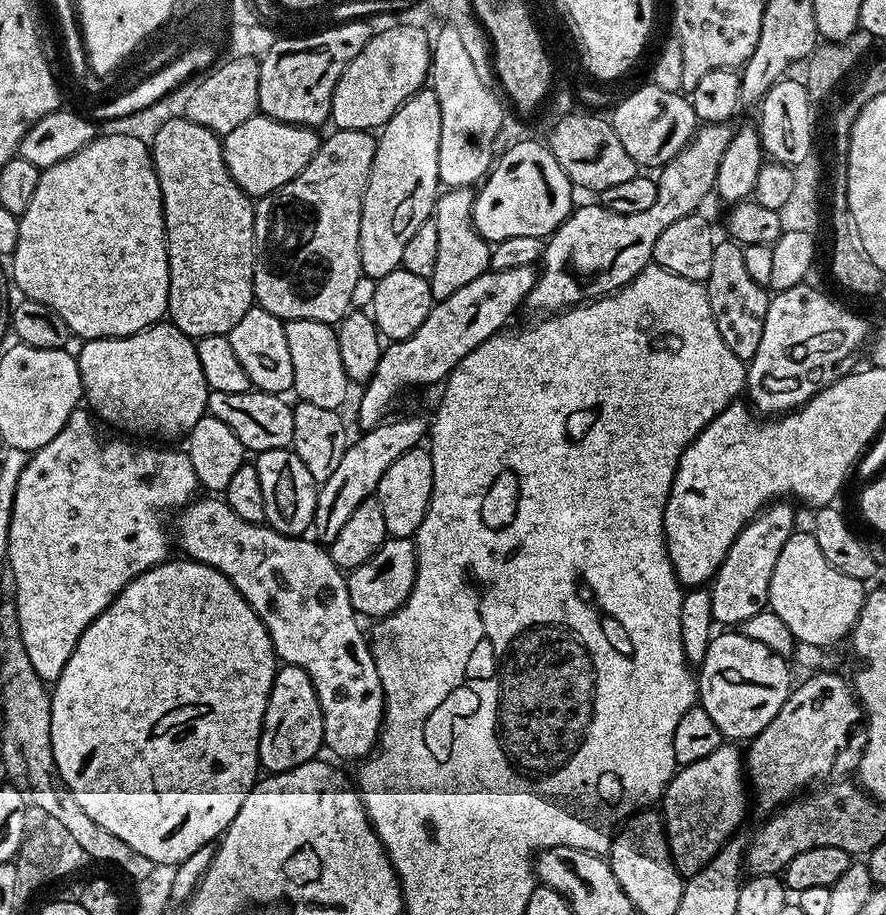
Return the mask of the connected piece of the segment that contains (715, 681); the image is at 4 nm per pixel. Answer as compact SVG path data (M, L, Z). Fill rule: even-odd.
M738 630L713 635L706 658L698 665L698 704L710 714L721 737L732 742L751 741L782 710L794 687L789 661L774 654L762 642L746 638Z

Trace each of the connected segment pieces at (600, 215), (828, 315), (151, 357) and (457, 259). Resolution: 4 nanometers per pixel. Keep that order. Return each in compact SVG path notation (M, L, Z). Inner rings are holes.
M704 124L697 127L695 136L675 158L659 169L656 180L656 201L654 206L642 210L642 214L614 214L614 210L603 208L599 202L584 204L575 209L572 215L556 229L555 233L547 237L544 246L542 265L539 269L534 290L530 290L526 301L526 308L536 314L555 314L563 312L575 305L589 300L598 300L601 296L611 296L619 288L632 283L632 279L643 268L653 263L654 242L658 242L658 234L666 229L678 218L686 218L697 211L696 208L709 195L713 195L716 186L718 164L722 162L722 154L726 154L726 146L730 142L733 129L728 124Z
M800 283L769 299L758 354L746 364L747 399L757 413L768 418L799 408L811 396L848 375L854 368L852 359L870 340L868 324L858 313L843 308L809 284Z
M172 323L152 324L133 336L86 340L79 346L83 399L106 423L124 432L137 432L140 438L153 436L156 442L172 442L175 436L187 437L206 415L210 389L198 362L196 340Z
M449 188L439 193L434 209L434 219L438 226L438 262L434 265L434 274L430 281L432 285L433 301L445 300L454 294L454 290L462 290L466 282L474 282L483 272L490 268L490 244L482 239L472 221L472 202L474 192L472 188Z

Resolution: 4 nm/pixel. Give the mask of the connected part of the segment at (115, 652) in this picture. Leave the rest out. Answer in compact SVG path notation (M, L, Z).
M169 558L130 581L117 594L114 602L110 602L110 606L106 606L106 610L102 610L102 614L98 614L98 618L94 618L86 630L82 630L82 638L78 638L74 654L70 654L70 662L66 662L62 674L50 688L50 746L53 748L58 774L70 793L74 794L75 801L94 822L126 842L138 854L152 859L154 864L174 865L181 864L190 858L190 854L219 841L257 783L256 772L261 771L262 722L266 714L266 702L270 698L270 686L278 667L278 657L270 642L270 634L258 614L254 614L250 602L242 598L238 589L217 568L200 564L196 560L179 559Z

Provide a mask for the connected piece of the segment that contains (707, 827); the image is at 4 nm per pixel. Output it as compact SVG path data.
M721 742L714 754L683 765L673 776L662 797L664 829L676 869L687 878L698 874L714 854L737 835L736 827L750 808L746 791L746 760L735 743Z

